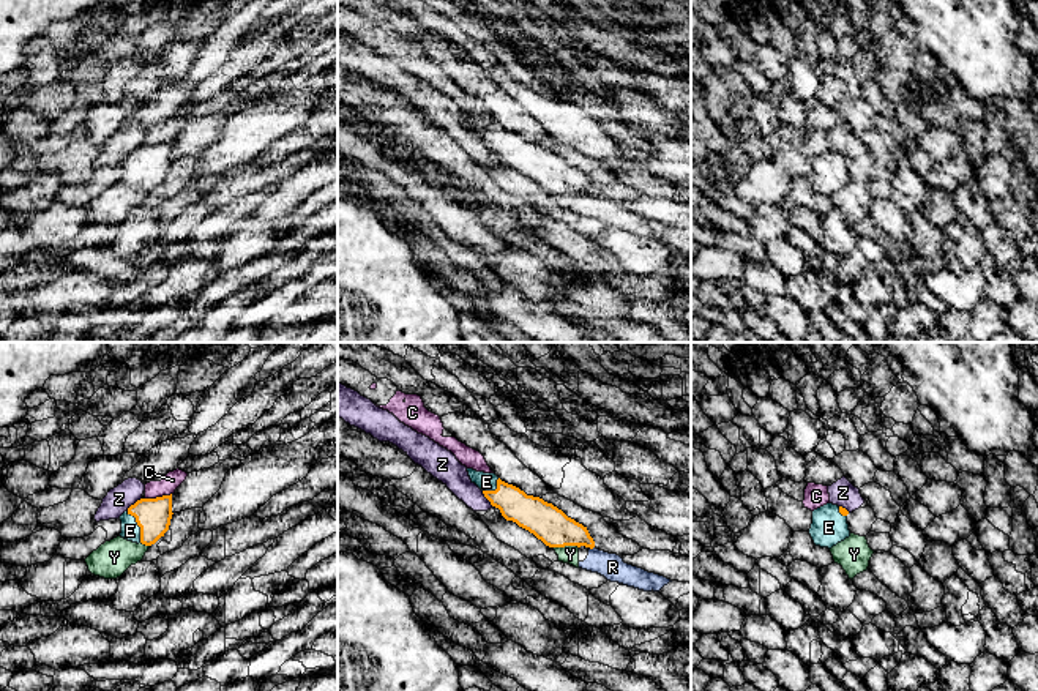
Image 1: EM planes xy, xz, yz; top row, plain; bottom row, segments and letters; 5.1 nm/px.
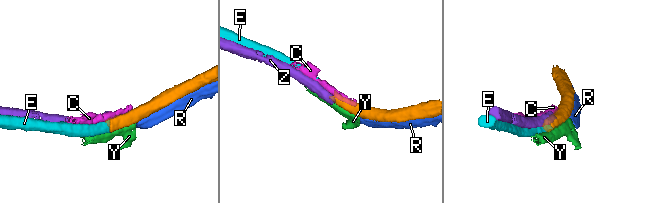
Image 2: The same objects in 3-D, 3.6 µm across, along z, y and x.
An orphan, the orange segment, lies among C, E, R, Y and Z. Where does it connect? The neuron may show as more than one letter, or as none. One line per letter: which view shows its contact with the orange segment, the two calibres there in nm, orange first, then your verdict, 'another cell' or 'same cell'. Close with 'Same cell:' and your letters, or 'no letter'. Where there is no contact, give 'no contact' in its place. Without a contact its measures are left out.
C: xy | 180/90 nm | another cell
E: xy | 180/100 nm | same cell
R: xz | 190/130 nm | another cell
Y: xz | 190/100 nm | another cell
Z: xy | 180/130 nm | another cell
Same cell: E

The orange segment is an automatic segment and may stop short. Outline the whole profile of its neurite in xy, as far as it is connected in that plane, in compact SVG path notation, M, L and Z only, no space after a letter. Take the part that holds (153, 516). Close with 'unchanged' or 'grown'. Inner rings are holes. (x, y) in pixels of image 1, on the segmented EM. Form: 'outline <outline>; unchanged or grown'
outline M172 494L140 499L120 516L120 536L151 546L169 530L172 514Z; grown

